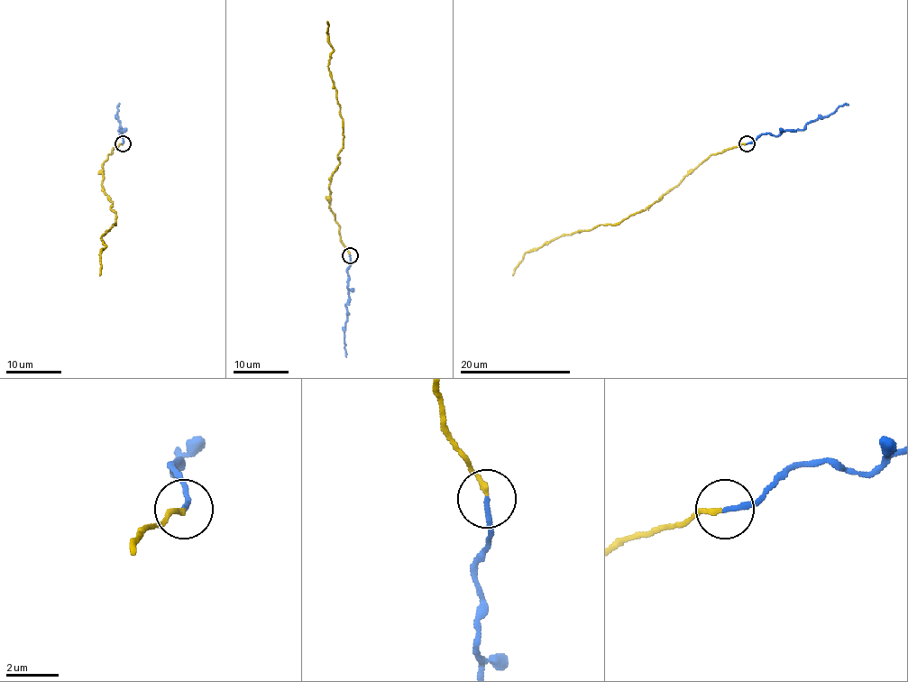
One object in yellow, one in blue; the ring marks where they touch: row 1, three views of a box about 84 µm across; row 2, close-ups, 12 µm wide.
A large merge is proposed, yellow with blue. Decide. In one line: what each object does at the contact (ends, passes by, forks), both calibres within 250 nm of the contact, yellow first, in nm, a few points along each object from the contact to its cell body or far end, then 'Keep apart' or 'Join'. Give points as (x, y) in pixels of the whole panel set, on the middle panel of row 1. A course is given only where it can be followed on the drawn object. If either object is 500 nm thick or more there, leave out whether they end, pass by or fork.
At the ring yellow ends. At the ring blue ends. Thickness 180 nm (yellow) against 180 nm. Course of yellow: (349, 254), (330, 207), (330, 177), (340, 162), (336, 156), (343, 139), (328, 64), (333, 49), (327, 21). Course of blue: (349, 255), (349, 295), (343, 328), (346, 357). Keep apart

